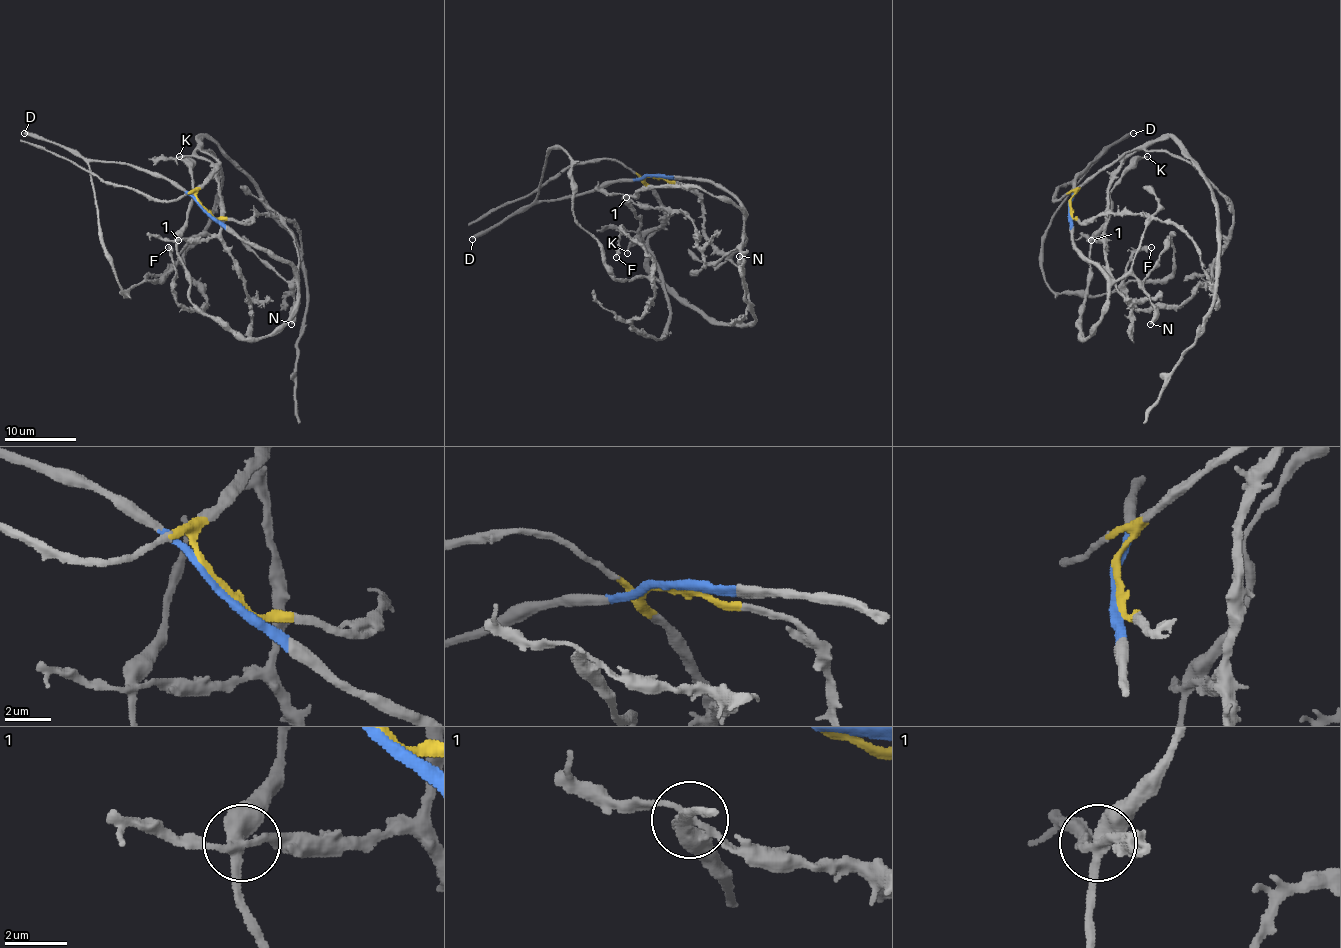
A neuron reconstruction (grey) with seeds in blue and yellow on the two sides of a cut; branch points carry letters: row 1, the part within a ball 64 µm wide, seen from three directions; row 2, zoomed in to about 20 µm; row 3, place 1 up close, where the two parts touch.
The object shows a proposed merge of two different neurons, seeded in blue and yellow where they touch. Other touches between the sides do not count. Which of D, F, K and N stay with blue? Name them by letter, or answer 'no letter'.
D, K, N

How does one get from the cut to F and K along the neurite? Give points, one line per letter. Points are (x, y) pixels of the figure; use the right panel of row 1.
F: (1070, 209), (1137, 148), (1183, 157), (1233, 215), (1232, 238), (1180, 304), (1135, 310), (1128, 261), (1151, 247)
K: (1070, 209), (1072, 241), (1106, 279), (1106, 310), (1085, 338), (1092, 234), (1108, 218), (1110, 191), (1147, 155)

